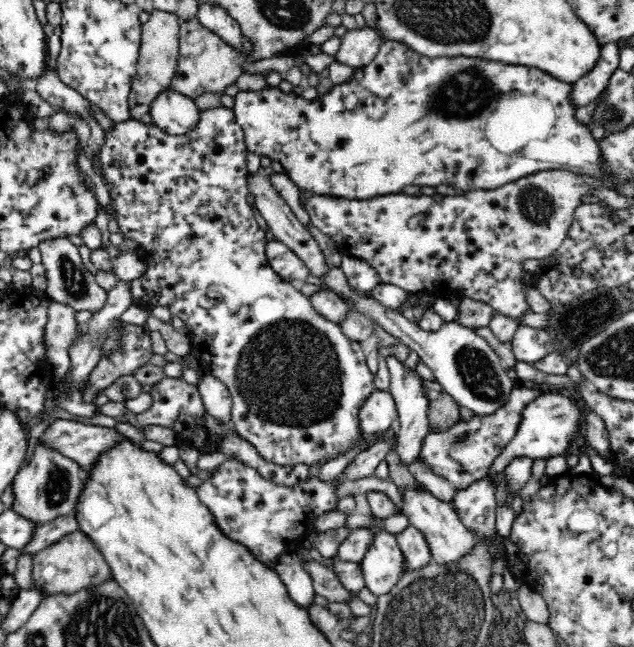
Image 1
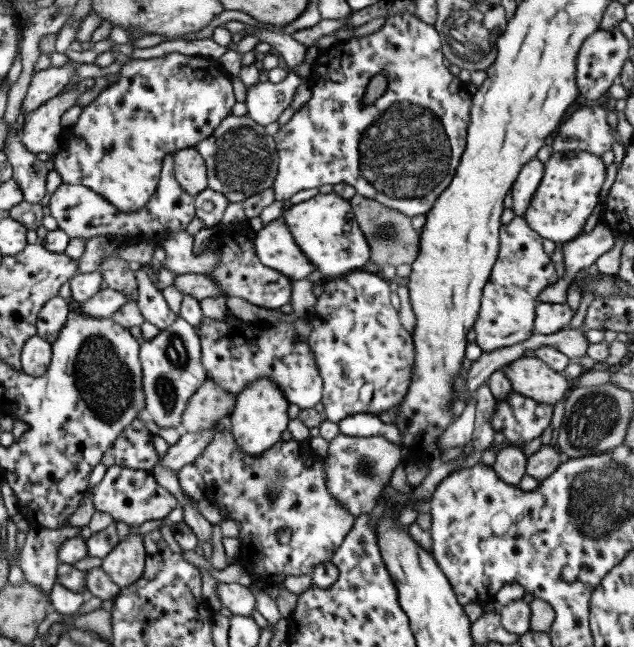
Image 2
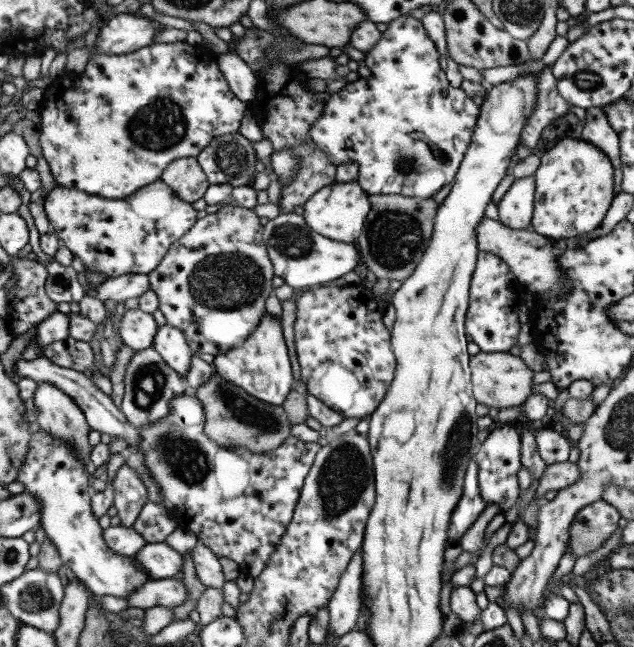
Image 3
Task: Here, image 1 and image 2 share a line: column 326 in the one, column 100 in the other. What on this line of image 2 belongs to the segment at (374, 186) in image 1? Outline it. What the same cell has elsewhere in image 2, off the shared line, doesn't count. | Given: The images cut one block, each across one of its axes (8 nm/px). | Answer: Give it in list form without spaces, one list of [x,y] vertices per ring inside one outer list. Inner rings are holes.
[[[171,52],[161,57],[148,58],[148,60],[130,59],[121,66],[117,74],[119,77],[115,83],[105,84],[105,89],[92,102],[83,106],[78,122],[71,127],[72,134],[69,134],[69,138],[65,140],[60,150],[52,156],[52,160],[62,183],[87,186],[111,202],[118,210],[125,213],[136,213],[138,209],[147,204],[148,199],[156,192],[164,157],[183,148],[195,147],[199,142],[208,138],[222,120],[231,115],[230,110],[236,104],[236,98],[232,91],[231,77],[223,68],[220,60],[201,57],[200,55],[186,56],[179,52]]]

